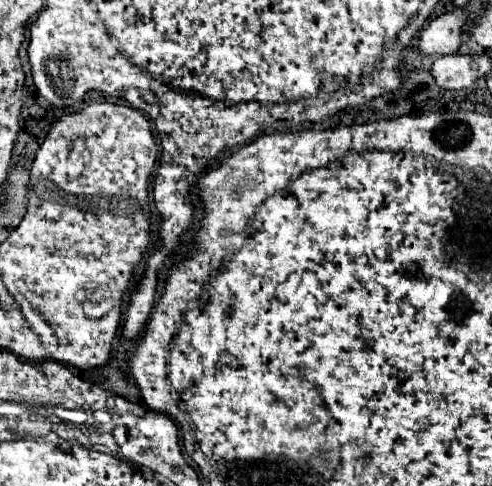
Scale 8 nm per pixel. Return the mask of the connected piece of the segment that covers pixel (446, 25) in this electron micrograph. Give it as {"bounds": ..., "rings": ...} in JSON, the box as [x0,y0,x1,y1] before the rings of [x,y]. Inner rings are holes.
{"bounds":[417,8,467,56],"rings":[[[457,8],[449,14],[443,14],[431,20],[419,34],[417,50],[423,56],[443,56],[455,54],[461,44],[461,28],[467,22],[463,8]]]}

